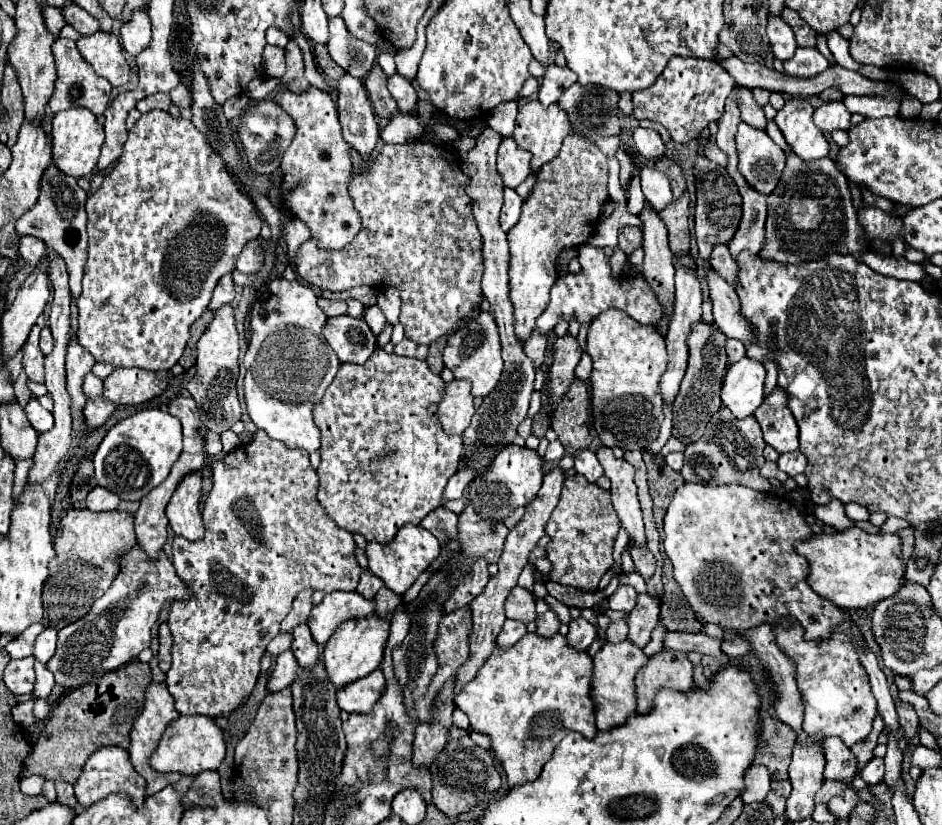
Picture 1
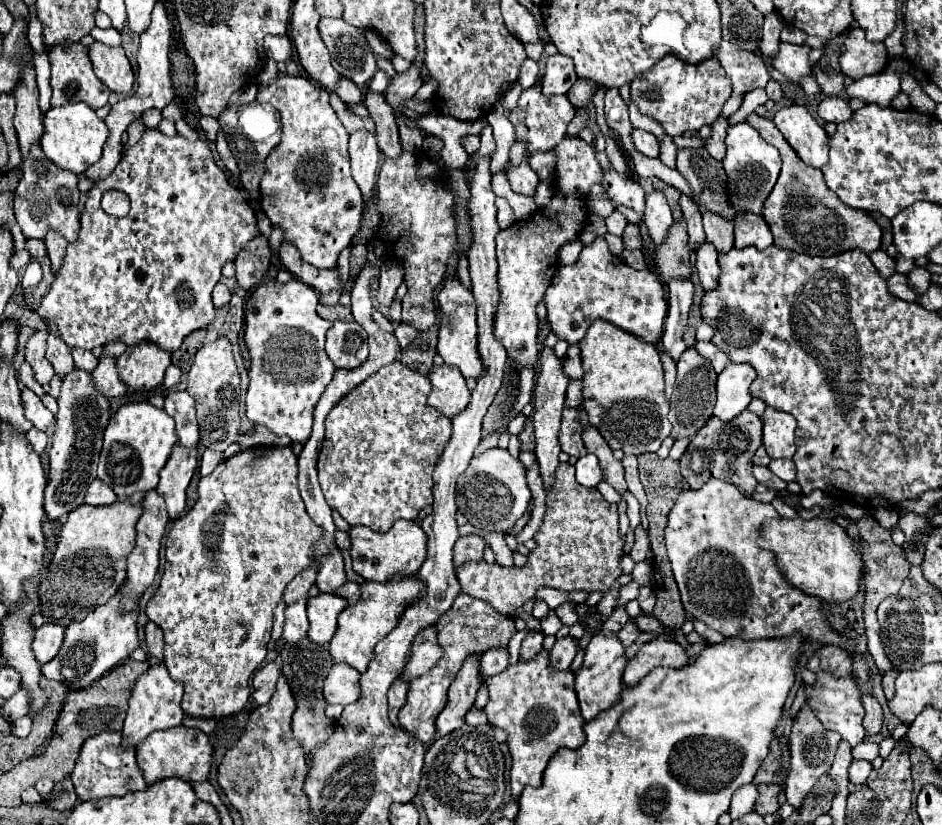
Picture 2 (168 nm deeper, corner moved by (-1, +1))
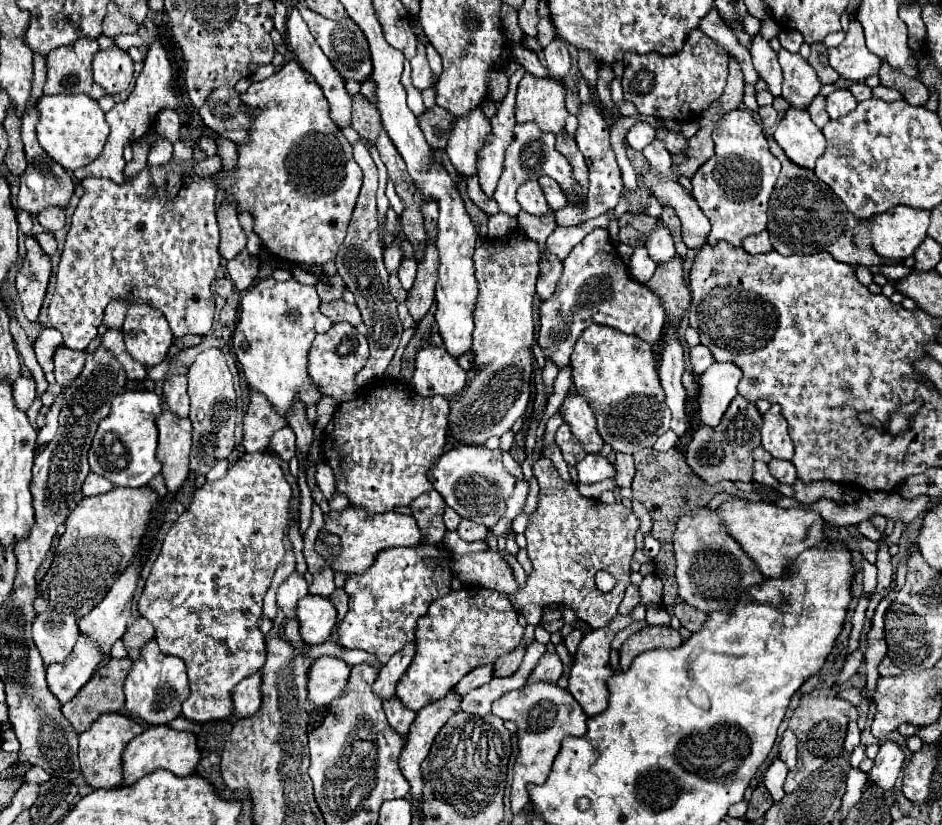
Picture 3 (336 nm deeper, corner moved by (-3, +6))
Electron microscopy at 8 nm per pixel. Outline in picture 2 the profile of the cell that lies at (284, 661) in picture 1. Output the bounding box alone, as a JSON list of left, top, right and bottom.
[251,662,279,706]

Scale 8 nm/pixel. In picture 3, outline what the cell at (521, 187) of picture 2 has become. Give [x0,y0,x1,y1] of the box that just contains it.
[517,181,549,215]

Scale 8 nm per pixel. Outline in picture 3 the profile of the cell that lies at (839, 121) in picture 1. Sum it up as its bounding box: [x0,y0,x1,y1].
[825,89,857,119]

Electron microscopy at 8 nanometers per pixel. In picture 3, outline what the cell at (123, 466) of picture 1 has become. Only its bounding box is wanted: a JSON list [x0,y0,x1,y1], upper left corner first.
[89,391,163,487]

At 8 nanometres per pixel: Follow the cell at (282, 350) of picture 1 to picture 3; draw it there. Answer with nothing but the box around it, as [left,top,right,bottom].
[231,277,333,417]

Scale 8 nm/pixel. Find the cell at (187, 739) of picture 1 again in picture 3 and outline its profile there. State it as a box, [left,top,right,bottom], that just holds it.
[123,725,201,785]

